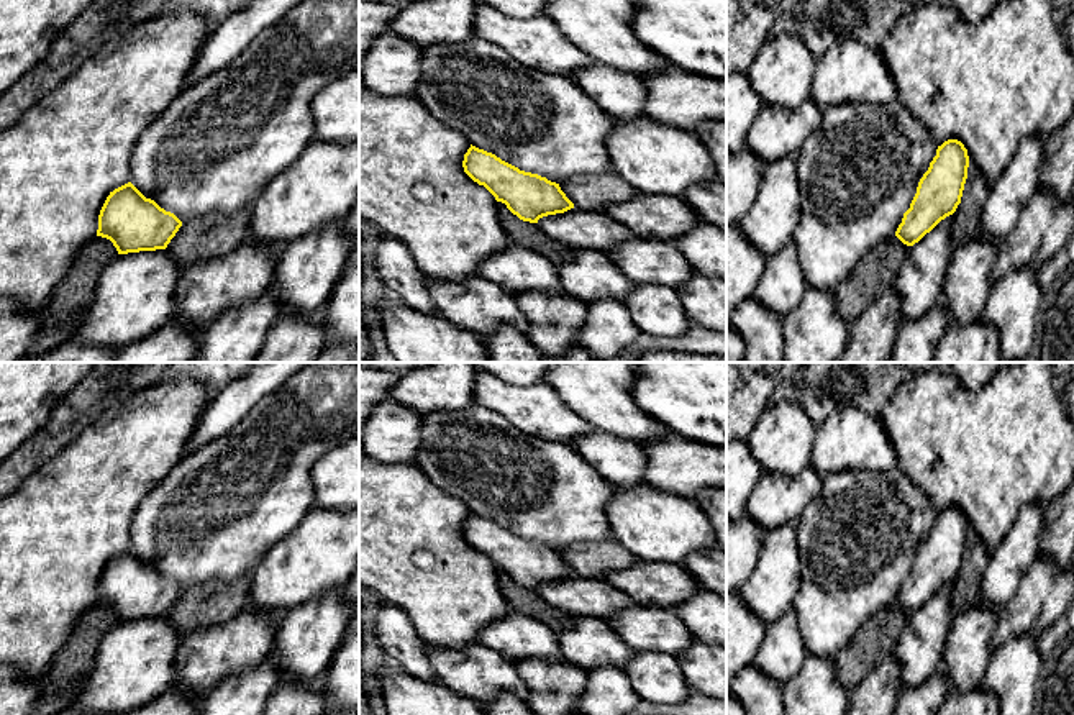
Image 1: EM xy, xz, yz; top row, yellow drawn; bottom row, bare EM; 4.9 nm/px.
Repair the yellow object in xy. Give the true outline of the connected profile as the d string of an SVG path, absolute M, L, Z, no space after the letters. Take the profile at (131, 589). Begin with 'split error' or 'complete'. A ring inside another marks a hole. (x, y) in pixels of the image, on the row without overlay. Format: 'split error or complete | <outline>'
complete | M131 549L107 564L97 603L113 610L118 622L166 617L182 589L146 566Z

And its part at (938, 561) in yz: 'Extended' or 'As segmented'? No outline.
As segmented

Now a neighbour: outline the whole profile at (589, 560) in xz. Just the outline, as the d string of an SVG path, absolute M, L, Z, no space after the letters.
M613 538L605 543L579 543L561 548L561 558L576 576L605 579L610 572L628 569L636 558Z

